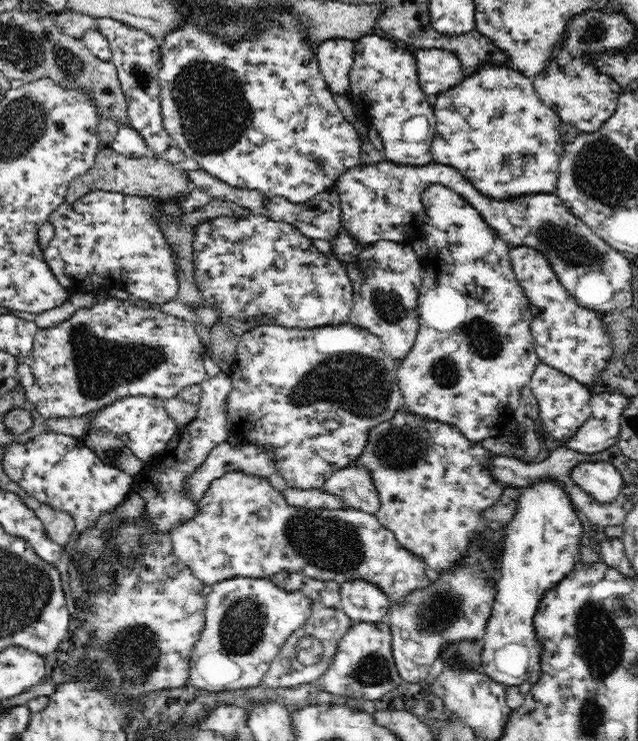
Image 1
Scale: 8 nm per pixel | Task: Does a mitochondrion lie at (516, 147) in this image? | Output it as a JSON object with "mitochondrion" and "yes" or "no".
{"mitochondrion":"no"}

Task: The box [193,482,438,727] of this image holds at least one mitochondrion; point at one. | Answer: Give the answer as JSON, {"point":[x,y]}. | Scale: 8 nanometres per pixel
{"point":[331,544]}

